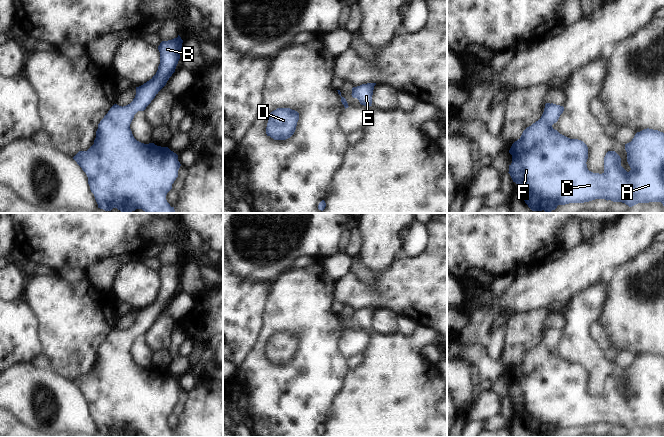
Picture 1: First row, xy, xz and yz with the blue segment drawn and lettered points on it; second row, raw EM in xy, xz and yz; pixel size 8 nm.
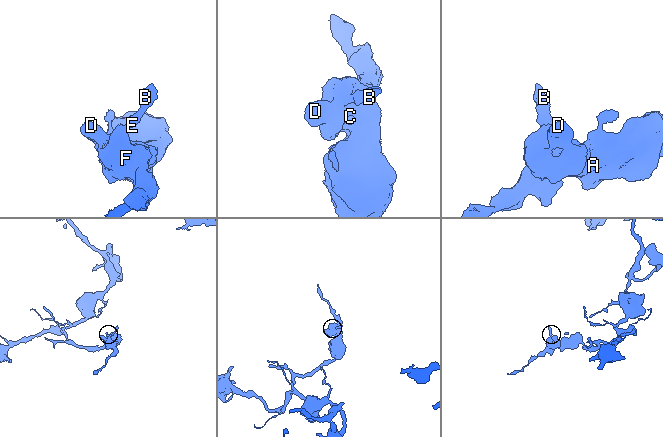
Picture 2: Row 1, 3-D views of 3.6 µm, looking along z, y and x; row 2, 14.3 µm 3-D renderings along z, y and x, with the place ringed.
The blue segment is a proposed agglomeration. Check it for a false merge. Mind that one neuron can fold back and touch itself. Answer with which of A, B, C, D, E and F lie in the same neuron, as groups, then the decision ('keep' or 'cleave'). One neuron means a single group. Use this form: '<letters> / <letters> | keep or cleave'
A B C D E F | keep

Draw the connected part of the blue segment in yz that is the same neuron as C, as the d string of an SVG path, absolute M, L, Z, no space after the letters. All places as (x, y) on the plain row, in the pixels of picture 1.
M546 327L541 342L527 351L521 361L515 365L509 377L512 387L509 389L509 398L516 408L524 412L523 423L532 435L550 437L558 429L569 427L584 427L595 423L622 426L632 431L638 427L661 426L664 430L664 357L653 353L644 353L637 356L631 366L625 368L627 386L631 392L627 396L621 390L621 382L615 375L608 375L604 381L604 396L593 397L587 392L588 371L578 363L570 363L552 349L556 347L563 337L564 331L553 327Z

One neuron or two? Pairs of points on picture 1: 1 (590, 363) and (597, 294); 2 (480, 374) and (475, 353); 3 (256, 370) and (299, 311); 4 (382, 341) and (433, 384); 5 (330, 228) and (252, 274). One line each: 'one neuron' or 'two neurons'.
1: one neuron
2: one neuron
3: one neuron
4: one neuron
5: one neuron

